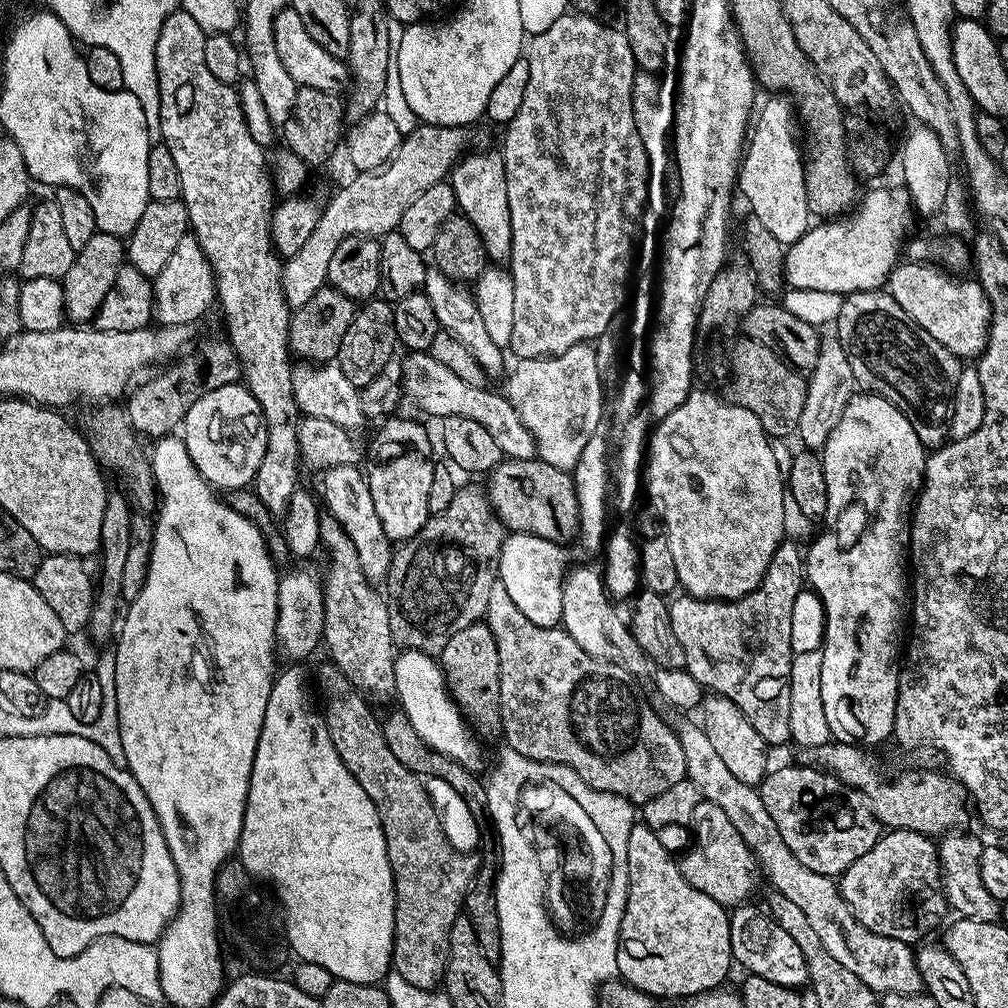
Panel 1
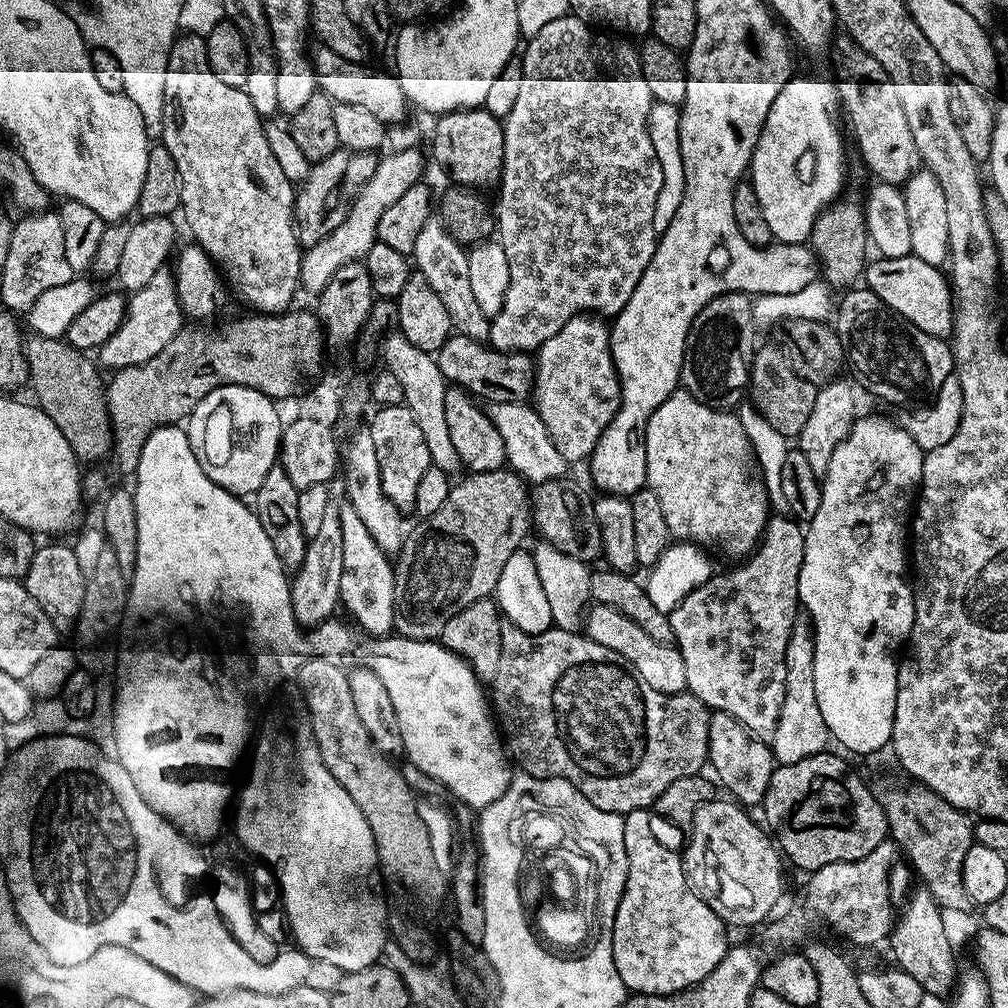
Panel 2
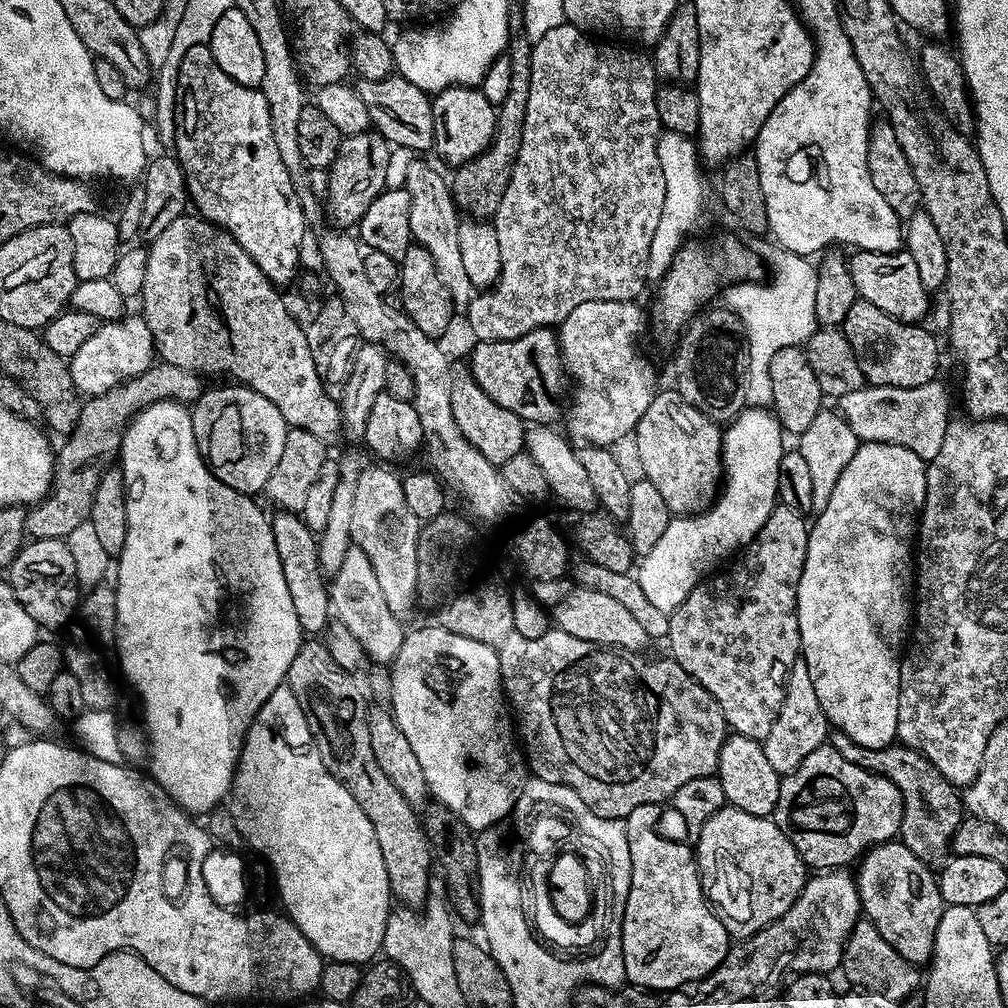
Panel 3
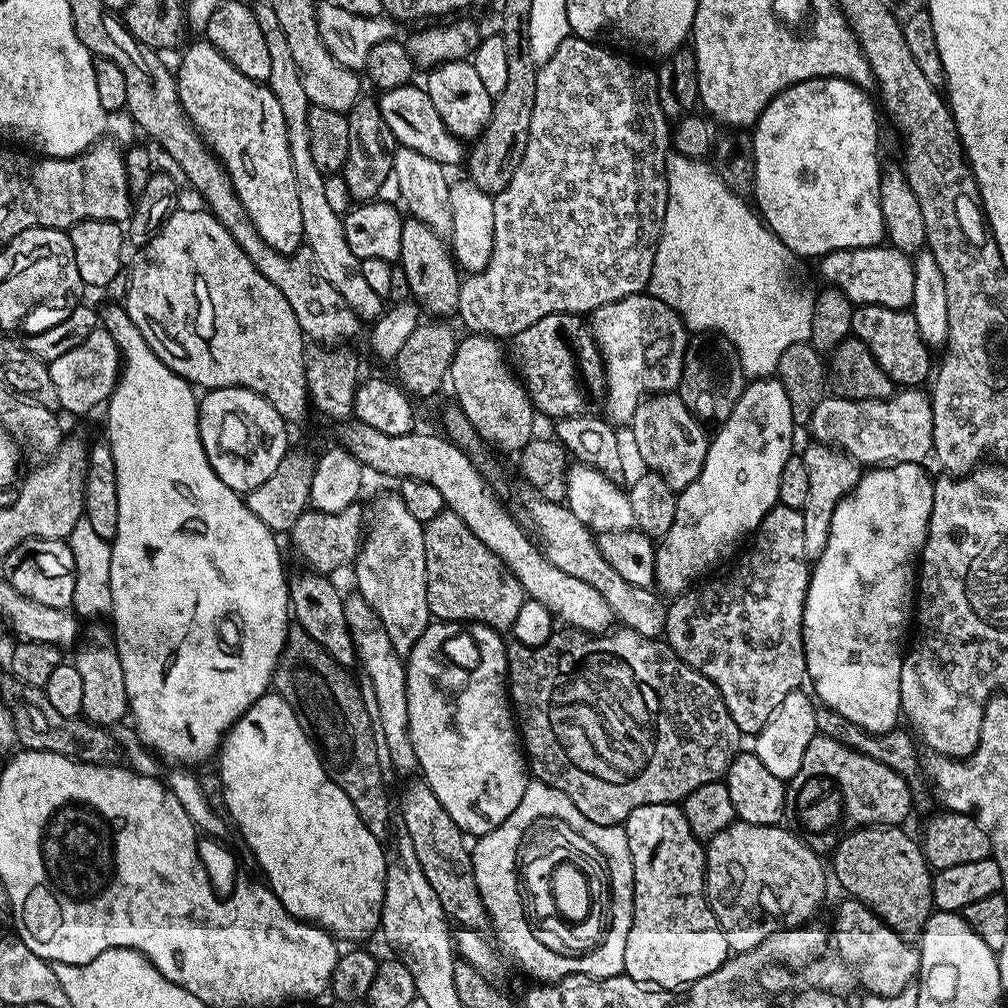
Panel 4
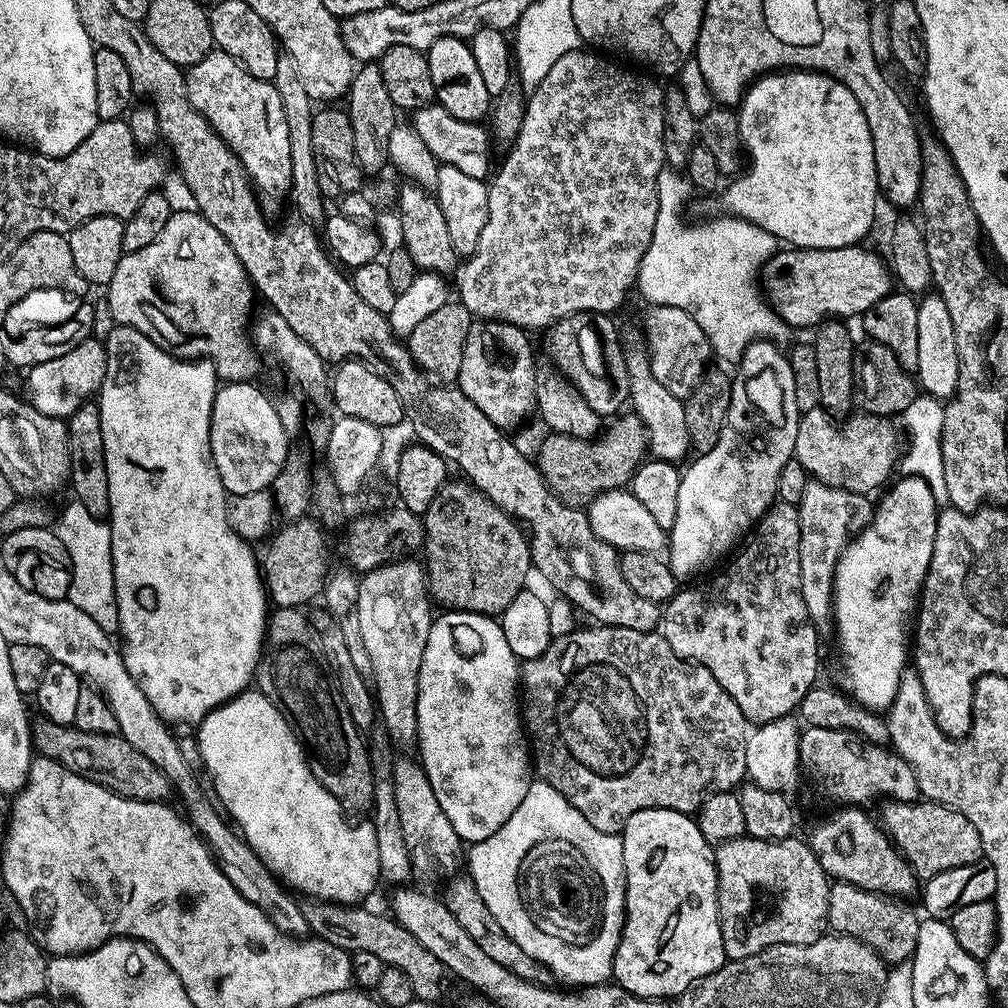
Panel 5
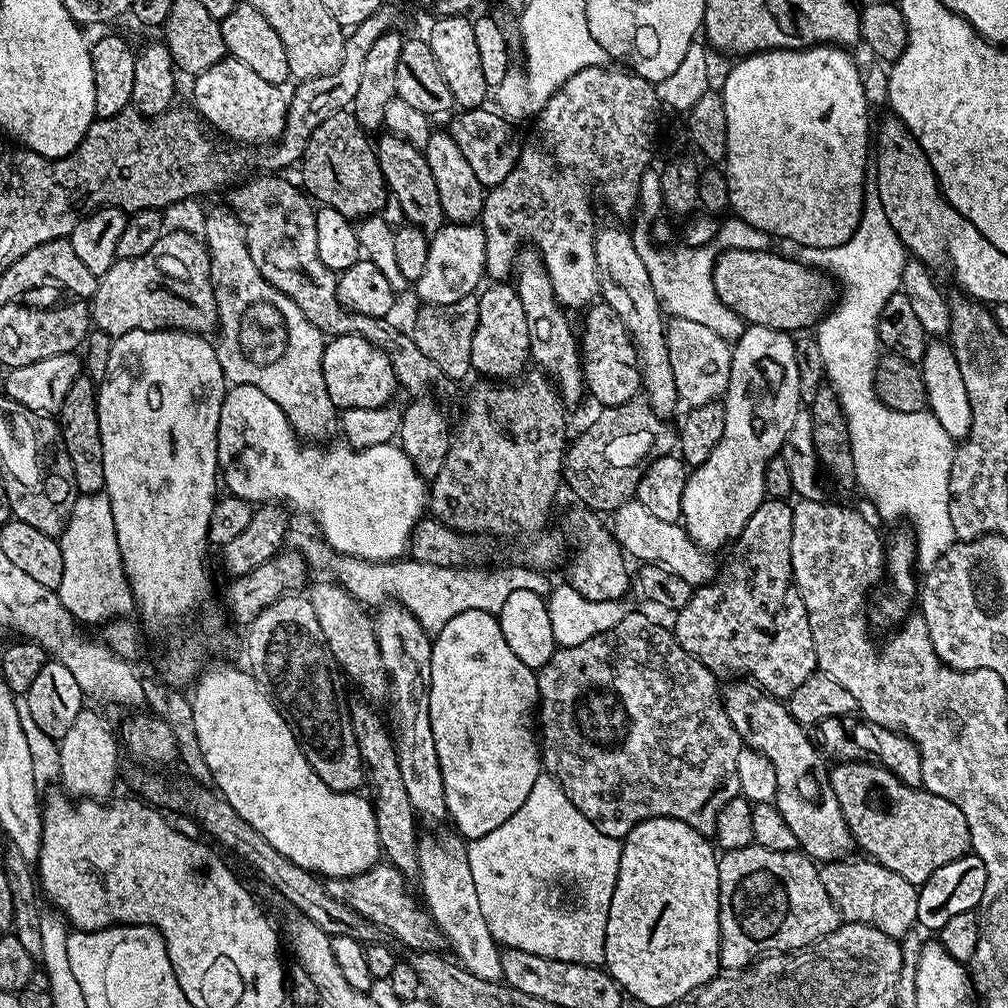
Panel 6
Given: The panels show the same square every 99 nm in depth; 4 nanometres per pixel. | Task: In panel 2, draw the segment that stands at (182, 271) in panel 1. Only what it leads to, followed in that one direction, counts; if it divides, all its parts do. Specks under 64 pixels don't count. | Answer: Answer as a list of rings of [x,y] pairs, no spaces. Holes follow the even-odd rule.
[[[161,270],[154,274],[148,285],[131,293],[128,300],[128,312],[124,315],[124,327],[119,328],[105,344],[98,349],[99,363],[108,370],[125,368],[131,364],[150,362],[172,339],[180,333],[186,317],[180,307],[176,293],[176,282],[173,273]]]

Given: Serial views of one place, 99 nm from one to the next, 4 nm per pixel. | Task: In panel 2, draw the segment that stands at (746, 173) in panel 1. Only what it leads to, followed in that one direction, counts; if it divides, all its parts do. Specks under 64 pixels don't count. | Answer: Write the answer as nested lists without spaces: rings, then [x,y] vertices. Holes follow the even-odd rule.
[[[806,76],[803,80],[792,79],[778,94],[776,104],[770,106],[768,123],[762,130],[752,155],[750,183],[758,194],[762,214],[766,214],[772,235],[779,243],[805,243],[811,237],[812,227],[821,212],[843,193],[840,191],[844,188],[844,136],[836,129],[836,124],[828,113],[835,108],[838,108],[838,100],[834,95],[833,81],[831,84],[816,76]]]

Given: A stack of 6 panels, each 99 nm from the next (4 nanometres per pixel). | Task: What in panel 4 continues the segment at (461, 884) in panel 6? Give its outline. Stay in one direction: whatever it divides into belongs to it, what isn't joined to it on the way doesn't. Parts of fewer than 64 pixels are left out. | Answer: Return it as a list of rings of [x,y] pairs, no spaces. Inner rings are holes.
[[[358,594],[344,596],[346,622],[350,634],[354,638],[354,646],[359,667],[370,674],[370,682],[374,685],[374,695],[378,698],[378,730],[386,734],[386,746],[390,750],[390,762],[398,773],[417,771],[414,742],[410,742],[408,729],[408,699],[406,698],[405,661],[394,650],[390,642],[390,634],[382,626],[378,614]]]

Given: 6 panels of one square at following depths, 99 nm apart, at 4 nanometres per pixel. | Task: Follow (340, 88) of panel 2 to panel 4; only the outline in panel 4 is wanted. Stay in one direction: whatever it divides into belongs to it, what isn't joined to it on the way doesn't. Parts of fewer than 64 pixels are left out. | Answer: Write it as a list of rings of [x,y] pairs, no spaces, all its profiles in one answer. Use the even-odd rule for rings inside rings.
[[[415,83],[383,90],[379,93],[380,113],[386,126],[390,126],[395,143],[402,148],[416,150],[427,158],[443,166],[450,166],[465,159],[465,145],[454,134],[446,130],[442,118],[438,118],[438,110],[434,110],[434,102],[430,102],[430,94],[423,87],[416,88]]]

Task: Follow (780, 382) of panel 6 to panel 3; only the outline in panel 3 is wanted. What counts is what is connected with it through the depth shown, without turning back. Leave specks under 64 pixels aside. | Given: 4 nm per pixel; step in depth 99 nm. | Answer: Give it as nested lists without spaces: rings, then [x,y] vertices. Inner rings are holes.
[[[745,407],[744,411],[723,429],[722,491],[716,499],[703,512],[677,515],[666,526],[666,531],[654,546],[654,550],[639,557],[638,567],[634,572],[636,581],[638,586],[642,586],[646,598],[650,598],[651,604],[658,606],[658,610],[671,614],[675,608],[682,606],[682,602],[686,602],[686,598],[699,586],[700,581],[713,575],[727,556],[735,557],[751,544],[758,530],[766,526],[766,518],[770,518],[770,514],[776,508],[778,470],[786,451],[786,433],[780,427],[780,419],[775,411],[765,408]]]

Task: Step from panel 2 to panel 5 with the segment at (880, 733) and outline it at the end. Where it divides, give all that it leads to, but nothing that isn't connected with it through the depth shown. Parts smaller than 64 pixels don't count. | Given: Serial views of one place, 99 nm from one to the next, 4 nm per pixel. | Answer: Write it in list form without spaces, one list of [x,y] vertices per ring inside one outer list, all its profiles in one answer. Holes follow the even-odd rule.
[[[903,475],[900,481],[894,484],[887,489],[889,492],[880,501],[875,501],[872,521],[868,523],[868,527],[863,532],[857,532],[848,541],[844,552],[838,558],[836,573],[832,579],[832,620],[834,628],[836,624],[836,640],[840,643],[840,652],[845,656],[844,676],[848,679],[849,688],[847,691],[861,708],[877,714],[891,707],[900,678],[906,671],[904,663],[907,660],[909,663],[910,660],[910,629],[914,624],[920,589],[924,586],[930,558],[934,554],[938,515],[938,501],[921,476]]]

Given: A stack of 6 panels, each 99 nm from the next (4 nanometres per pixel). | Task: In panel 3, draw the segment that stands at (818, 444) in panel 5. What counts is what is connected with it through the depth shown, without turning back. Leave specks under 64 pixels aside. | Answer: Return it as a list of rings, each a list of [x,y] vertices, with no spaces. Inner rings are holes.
[[[937,378],[913,388],[865,386],[839,397],[838,411],[860,441],[904,446],[927,462],[938,454],[950,423],[948,392],[942,380]]]

